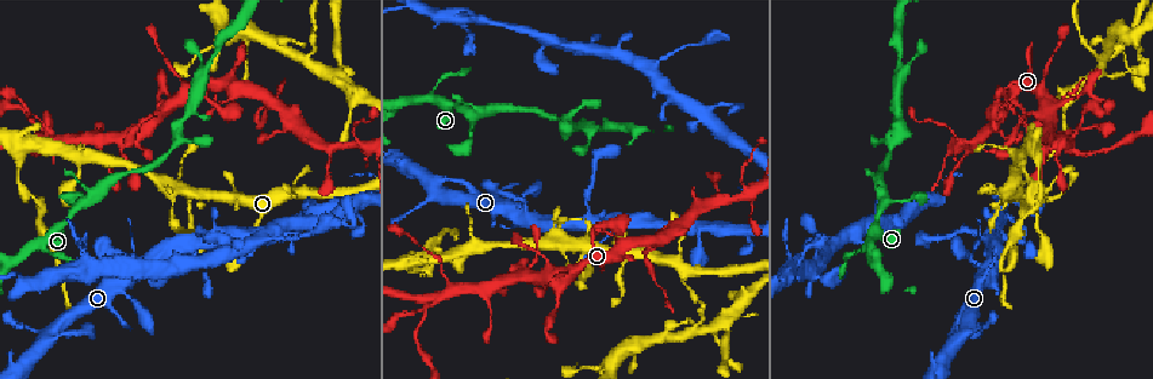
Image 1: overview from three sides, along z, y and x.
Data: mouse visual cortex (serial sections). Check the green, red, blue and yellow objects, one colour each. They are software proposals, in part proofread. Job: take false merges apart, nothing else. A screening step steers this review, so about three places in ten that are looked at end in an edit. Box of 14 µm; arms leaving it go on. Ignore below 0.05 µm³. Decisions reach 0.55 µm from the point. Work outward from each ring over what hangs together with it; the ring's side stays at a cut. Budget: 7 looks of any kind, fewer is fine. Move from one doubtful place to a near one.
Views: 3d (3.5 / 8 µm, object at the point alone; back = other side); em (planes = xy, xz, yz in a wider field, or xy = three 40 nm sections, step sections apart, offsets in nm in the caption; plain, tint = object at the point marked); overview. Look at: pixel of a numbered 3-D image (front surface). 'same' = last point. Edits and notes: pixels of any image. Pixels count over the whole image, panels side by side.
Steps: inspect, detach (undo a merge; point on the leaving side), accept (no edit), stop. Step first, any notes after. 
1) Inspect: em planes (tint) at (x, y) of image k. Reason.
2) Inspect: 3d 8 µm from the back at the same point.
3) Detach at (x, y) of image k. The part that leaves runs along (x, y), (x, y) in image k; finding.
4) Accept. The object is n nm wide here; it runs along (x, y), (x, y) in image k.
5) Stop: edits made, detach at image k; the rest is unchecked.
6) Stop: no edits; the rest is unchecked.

Inspect: 3d 3.5 µm at (515, 196) of image 1. Narrows sharply.

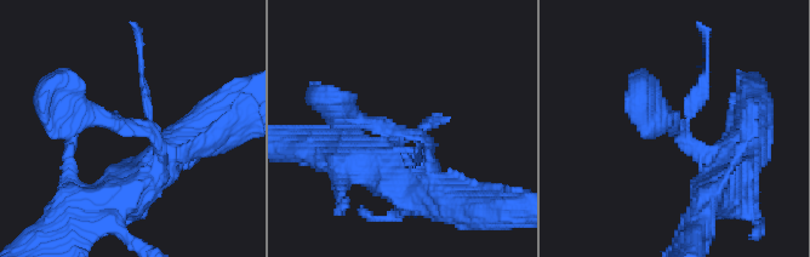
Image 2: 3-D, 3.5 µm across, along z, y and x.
Inspect: em xy step 3 (tint) at (676, 132) of image 2. Shape alone is not enough.

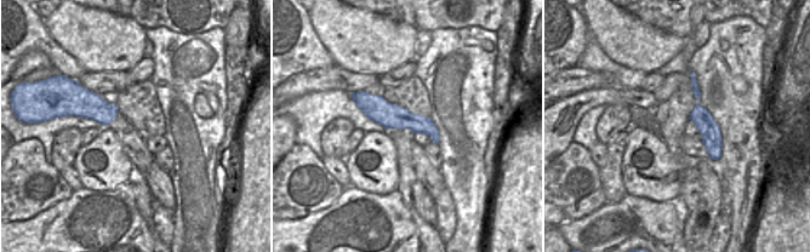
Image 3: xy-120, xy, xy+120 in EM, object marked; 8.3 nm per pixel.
Accept. It runs along (355, 95), (435, 138) in image 3; one cell here.

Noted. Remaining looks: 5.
Inspect: 3d 8 µm at (228, 230) of image 1.

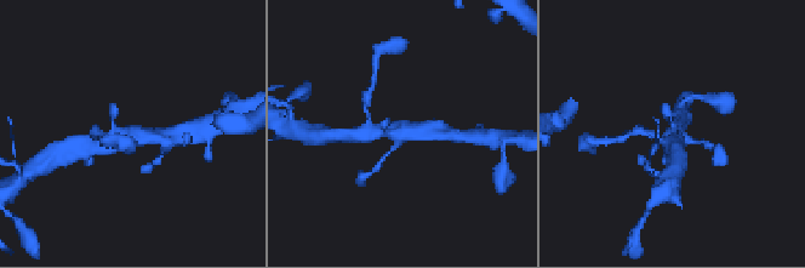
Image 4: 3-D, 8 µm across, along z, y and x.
Inspect: 3d 3.5 µm from the back at (396, 137) of image 4. Closer look.

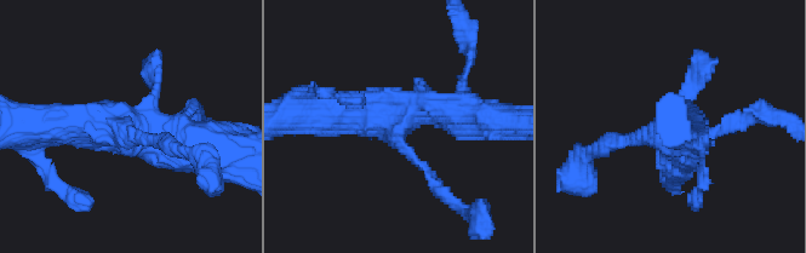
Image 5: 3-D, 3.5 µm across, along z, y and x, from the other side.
Inspect: em xy step 2 (tint) at (397, 118) of image 5.

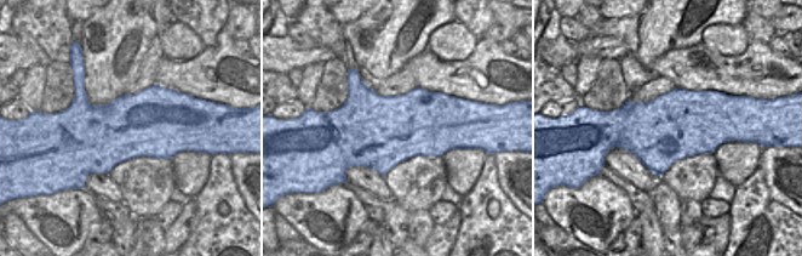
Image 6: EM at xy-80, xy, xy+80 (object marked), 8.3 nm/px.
Accept. It runs along (204, 142), (47, 127) in image 5; one cell here.

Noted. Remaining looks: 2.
Inspect: 3d 3.5 µm at (1015, 102) of image 1. Branch point.

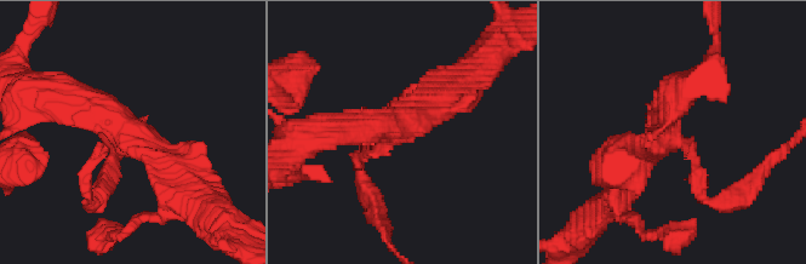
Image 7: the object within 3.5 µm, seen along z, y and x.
Inspect: em xy step 1 (tint) at (400, 128) of image 7. 3 arms meet here; the arms are 150, 300, 350 nm wide.

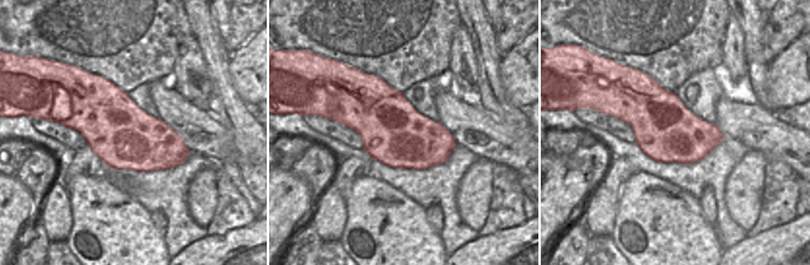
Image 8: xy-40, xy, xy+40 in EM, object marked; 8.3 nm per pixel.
Detach at (695, 173) of image 7. The part that leaves runs along (686, 144), (708, 200), (748, 189) in image 7; two cells meet here.

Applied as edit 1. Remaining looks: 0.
Stop: edits made, detach at image 7; the rest is unchecked.

